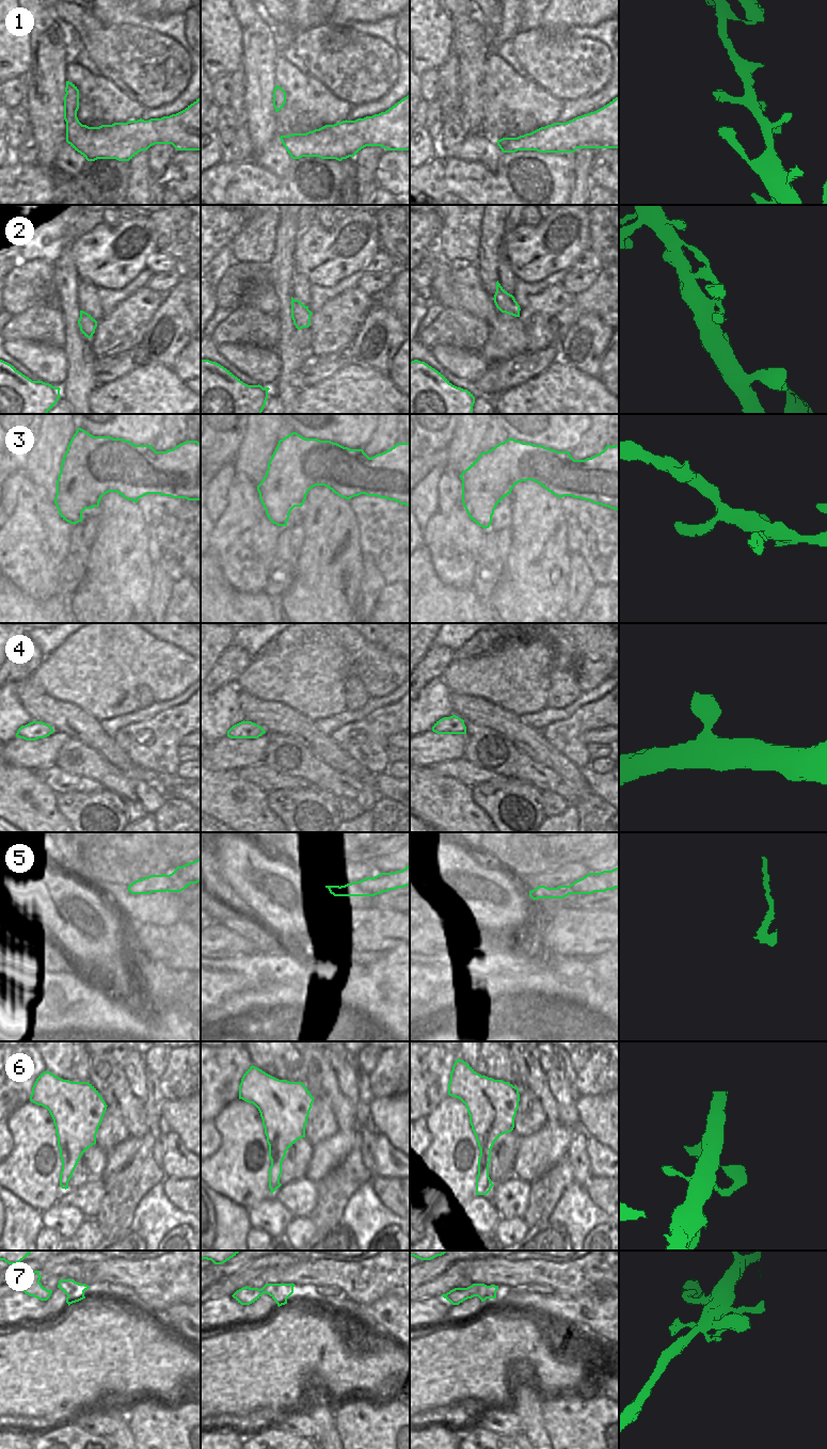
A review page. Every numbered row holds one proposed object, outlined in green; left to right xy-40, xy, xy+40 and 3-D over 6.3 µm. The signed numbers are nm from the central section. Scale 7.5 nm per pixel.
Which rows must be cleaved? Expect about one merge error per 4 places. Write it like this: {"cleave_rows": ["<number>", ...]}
{"cleave_rows": ["5"]}

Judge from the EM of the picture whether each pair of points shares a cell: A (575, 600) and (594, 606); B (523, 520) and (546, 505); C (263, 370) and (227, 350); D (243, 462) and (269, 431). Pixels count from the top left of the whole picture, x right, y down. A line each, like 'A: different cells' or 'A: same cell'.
A: different cells
B: same cell
C: same cell
D: same cell

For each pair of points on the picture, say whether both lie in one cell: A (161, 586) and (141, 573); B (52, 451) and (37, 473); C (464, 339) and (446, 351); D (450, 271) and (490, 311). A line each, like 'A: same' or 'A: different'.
A: different
B: same
C: different
D: same

